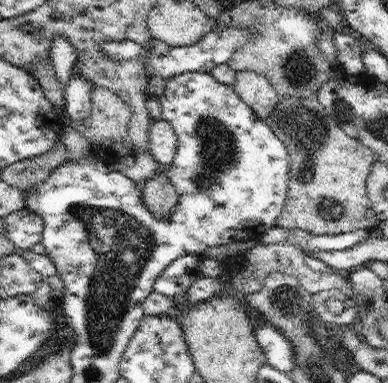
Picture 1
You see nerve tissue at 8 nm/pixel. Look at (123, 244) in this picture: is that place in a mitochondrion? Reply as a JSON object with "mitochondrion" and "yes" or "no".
{"mitochondrion":"yes"}

